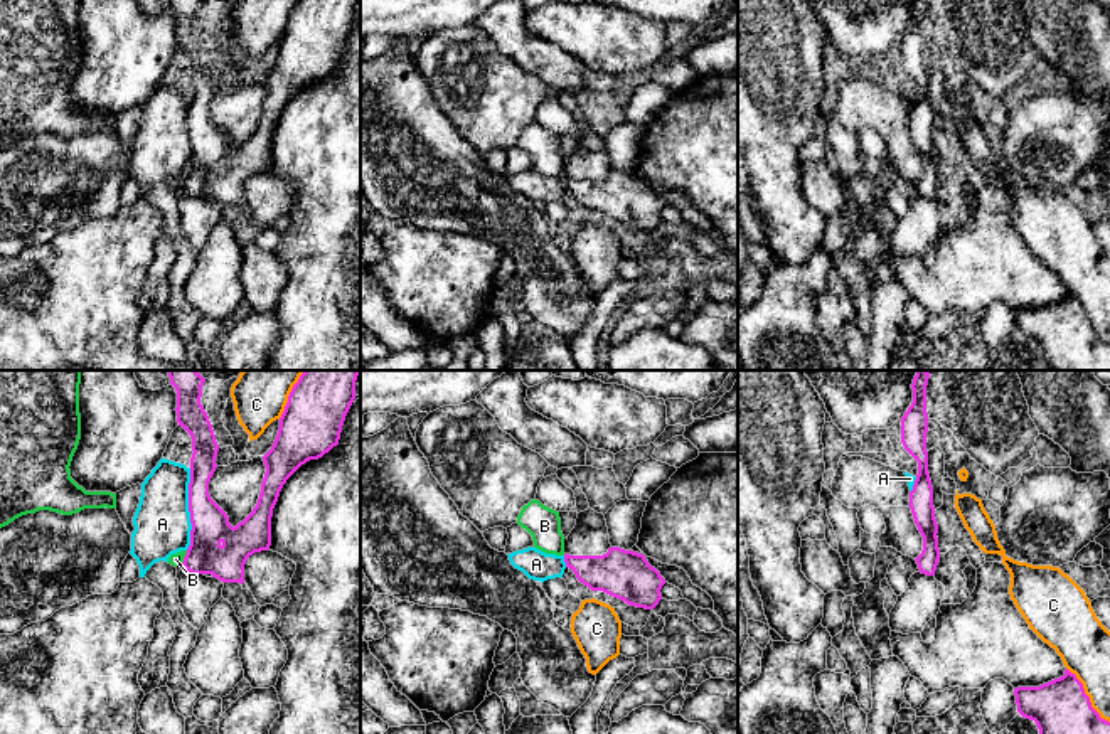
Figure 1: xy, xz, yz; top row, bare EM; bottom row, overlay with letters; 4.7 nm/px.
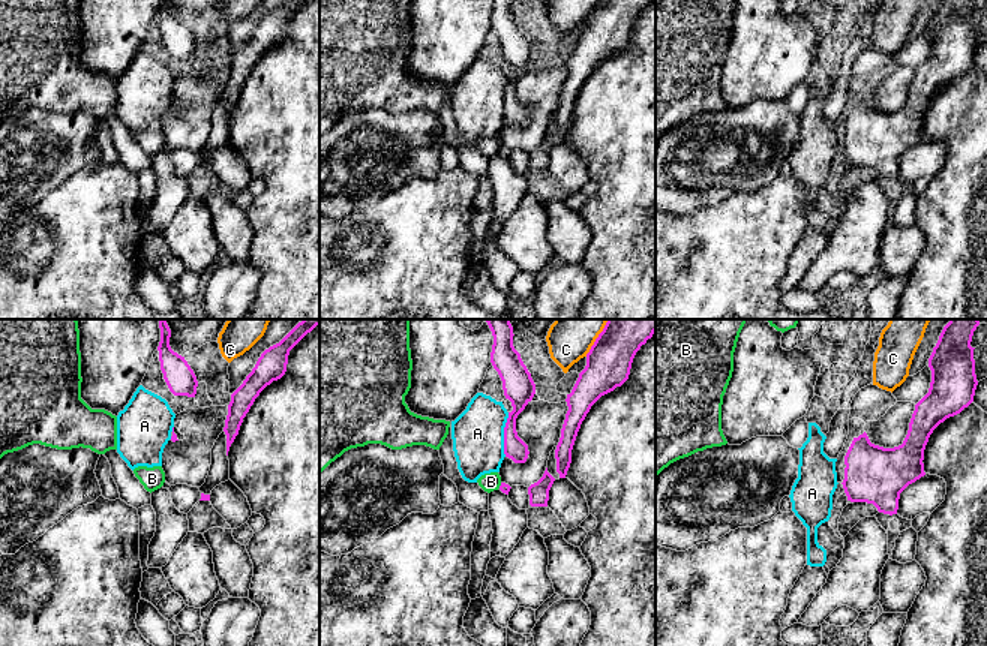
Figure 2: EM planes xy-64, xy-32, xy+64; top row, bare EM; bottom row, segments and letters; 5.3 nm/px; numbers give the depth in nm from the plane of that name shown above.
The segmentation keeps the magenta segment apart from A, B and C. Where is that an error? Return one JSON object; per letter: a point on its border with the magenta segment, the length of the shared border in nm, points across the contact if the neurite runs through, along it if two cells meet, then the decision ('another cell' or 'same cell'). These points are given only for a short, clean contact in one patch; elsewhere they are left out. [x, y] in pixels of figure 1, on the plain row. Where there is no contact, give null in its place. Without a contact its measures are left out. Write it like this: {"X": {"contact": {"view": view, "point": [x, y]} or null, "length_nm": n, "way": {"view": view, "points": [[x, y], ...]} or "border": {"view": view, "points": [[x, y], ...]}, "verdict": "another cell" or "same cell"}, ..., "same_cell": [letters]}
{"A": {"contact": {"view": "xy", "point": [189, 132]}, "length_nm": 400, "border": {"view": "xy", "points": [[191, 91], [191, 167], [186, 172]]}, "verdict": "another cell"}, "B": {"contact": {"view": "xy", "point": [184, 180]}, "length_nm": 70, "border": {"view": "xy", "points": [[187, 174], [181, 186]]}, "verdict": "another cell"}, "C": {"contact": {"view": "yz", "point": [1087, 319]}, "length_nm": 340, "verdict": "another cell"}, "same_cell": []}

